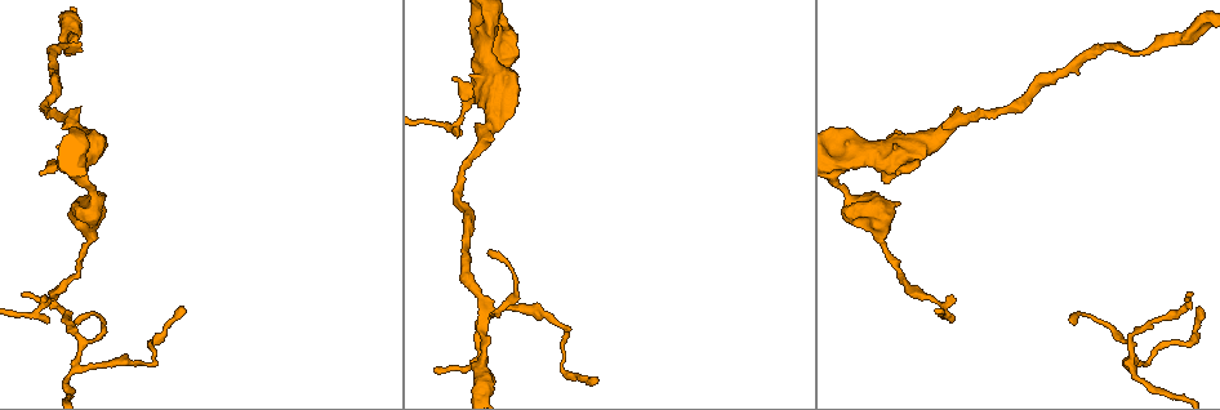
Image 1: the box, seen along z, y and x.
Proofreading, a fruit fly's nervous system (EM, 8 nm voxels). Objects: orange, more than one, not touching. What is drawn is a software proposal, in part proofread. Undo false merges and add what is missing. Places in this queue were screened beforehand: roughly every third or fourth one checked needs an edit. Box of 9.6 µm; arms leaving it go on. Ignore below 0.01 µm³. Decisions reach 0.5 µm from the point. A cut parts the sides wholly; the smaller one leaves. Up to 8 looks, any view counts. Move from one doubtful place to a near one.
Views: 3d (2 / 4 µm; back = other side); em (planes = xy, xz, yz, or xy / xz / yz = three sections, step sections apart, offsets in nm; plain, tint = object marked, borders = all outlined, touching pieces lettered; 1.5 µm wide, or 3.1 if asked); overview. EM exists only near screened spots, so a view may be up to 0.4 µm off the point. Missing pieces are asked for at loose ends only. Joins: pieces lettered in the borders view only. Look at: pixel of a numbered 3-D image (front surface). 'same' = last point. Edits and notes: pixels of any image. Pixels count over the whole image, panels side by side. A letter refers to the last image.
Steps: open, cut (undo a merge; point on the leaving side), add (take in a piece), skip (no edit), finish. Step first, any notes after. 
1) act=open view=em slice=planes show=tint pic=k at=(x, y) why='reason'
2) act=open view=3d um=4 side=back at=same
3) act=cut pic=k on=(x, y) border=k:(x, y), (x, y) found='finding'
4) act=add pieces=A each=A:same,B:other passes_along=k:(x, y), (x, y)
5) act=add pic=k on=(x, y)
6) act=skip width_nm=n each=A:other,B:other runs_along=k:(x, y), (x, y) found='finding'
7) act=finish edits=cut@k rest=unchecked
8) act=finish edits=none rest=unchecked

act=open view=3d um=4 side=back pic=1 at=(77, 324)

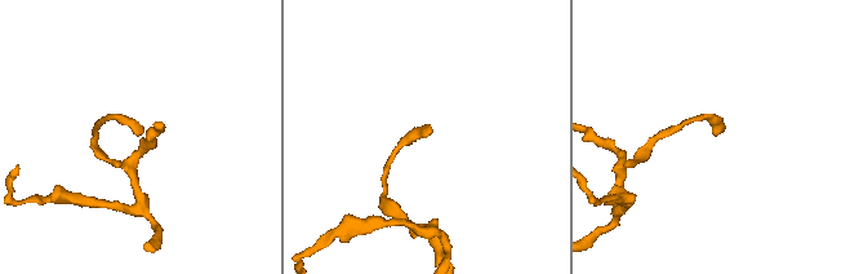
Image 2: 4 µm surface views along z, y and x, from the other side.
act=open view=em slice=planes show=borders pic=2 at=(426, 134) why='shape alone is not enough'

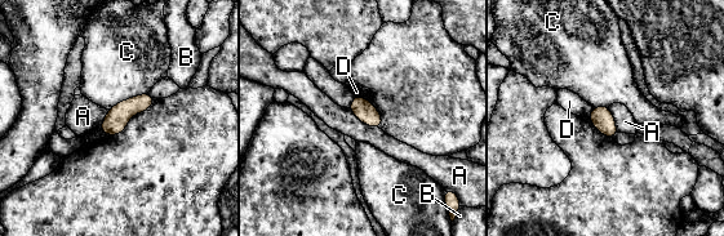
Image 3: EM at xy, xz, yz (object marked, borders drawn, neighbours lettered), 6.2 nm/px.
act=skip width_nm=140 longest_contact=C:280nm each=A:other,B:other,C:other,D:other found='no lettered piece goes on from it'

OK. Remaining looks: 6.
act=open view=em slice=xz step=8 show=tint pic=1 at=(1202, 309) why='long arm stops here'

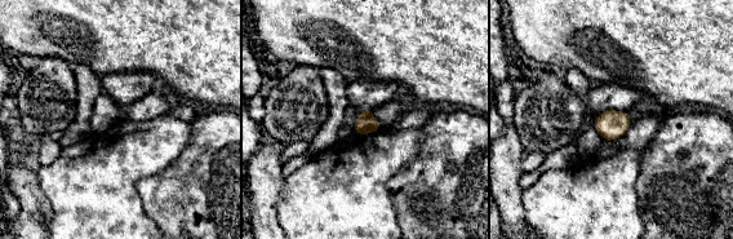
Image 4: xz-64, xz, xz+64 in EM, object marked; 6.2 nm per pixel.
act=open view=em slice=planes show=borders at=same why='another direction'

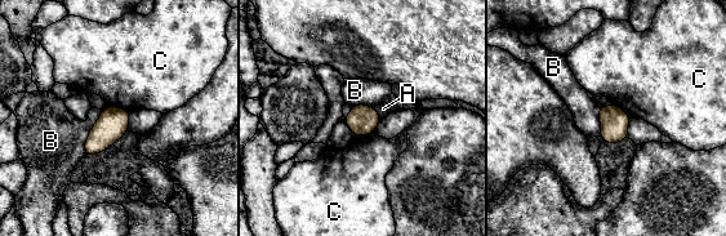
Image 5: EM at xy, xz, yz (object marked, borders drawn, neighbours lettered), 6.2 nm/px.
act=skip width_nm=180 each=A:other,B:other,C:other found='no lettered piece goes on from it'

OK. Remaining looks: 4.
act=open view=3d um=4 side=back pic=1 at=(24, 296) why='tapers out'

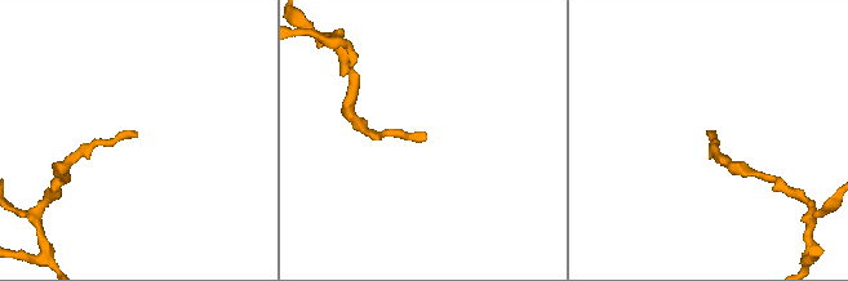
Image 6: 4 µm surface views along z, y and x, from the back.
act=open view=em slice=xz step=4 show=borders pic=6 at=(707, 133) why='shape alone is not enough'

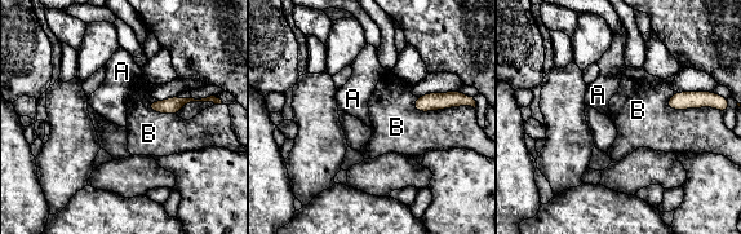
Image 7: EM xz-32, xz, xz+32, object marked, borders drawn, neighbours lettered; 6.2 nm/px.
act=open view=em slice=planes show=borders at=same

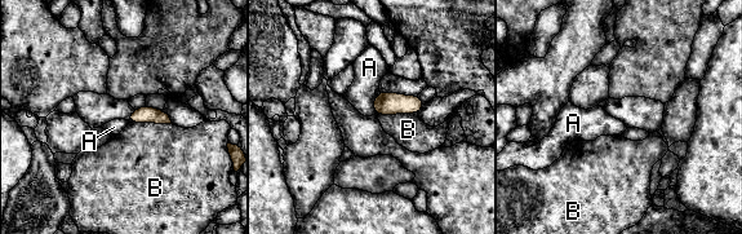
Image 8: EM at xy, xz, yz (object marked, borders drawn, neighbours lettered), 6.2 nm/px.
act=skip each=A:other,B:other border=8:(128, 122), (172, 124) found='no lettered piece goes on from it'

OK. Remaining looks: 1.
act=finish edits=none rest=unchecked

